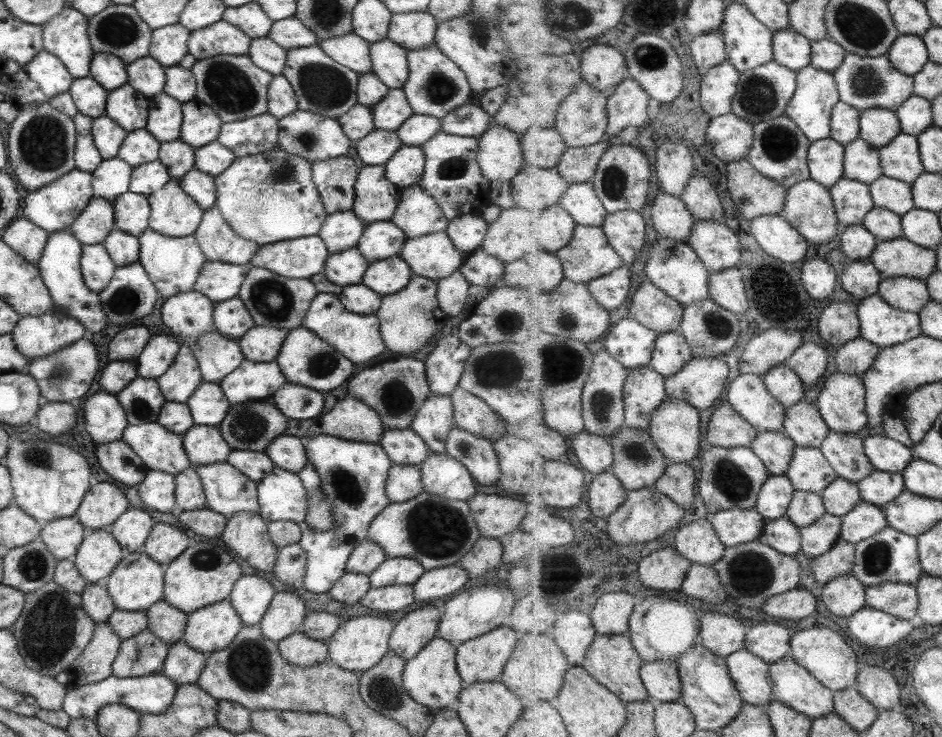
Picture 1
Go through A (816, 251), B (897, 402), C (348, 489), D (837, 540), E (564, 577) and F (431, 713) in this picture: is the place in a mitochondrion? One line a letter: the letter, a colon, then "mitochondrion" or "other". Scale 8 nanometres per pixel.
A: other
B: other
C: mitochondrion
D: other
E: other
F: other

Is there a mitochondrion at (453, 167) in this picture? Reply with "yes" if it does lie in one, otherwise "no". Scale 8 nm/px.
yes

